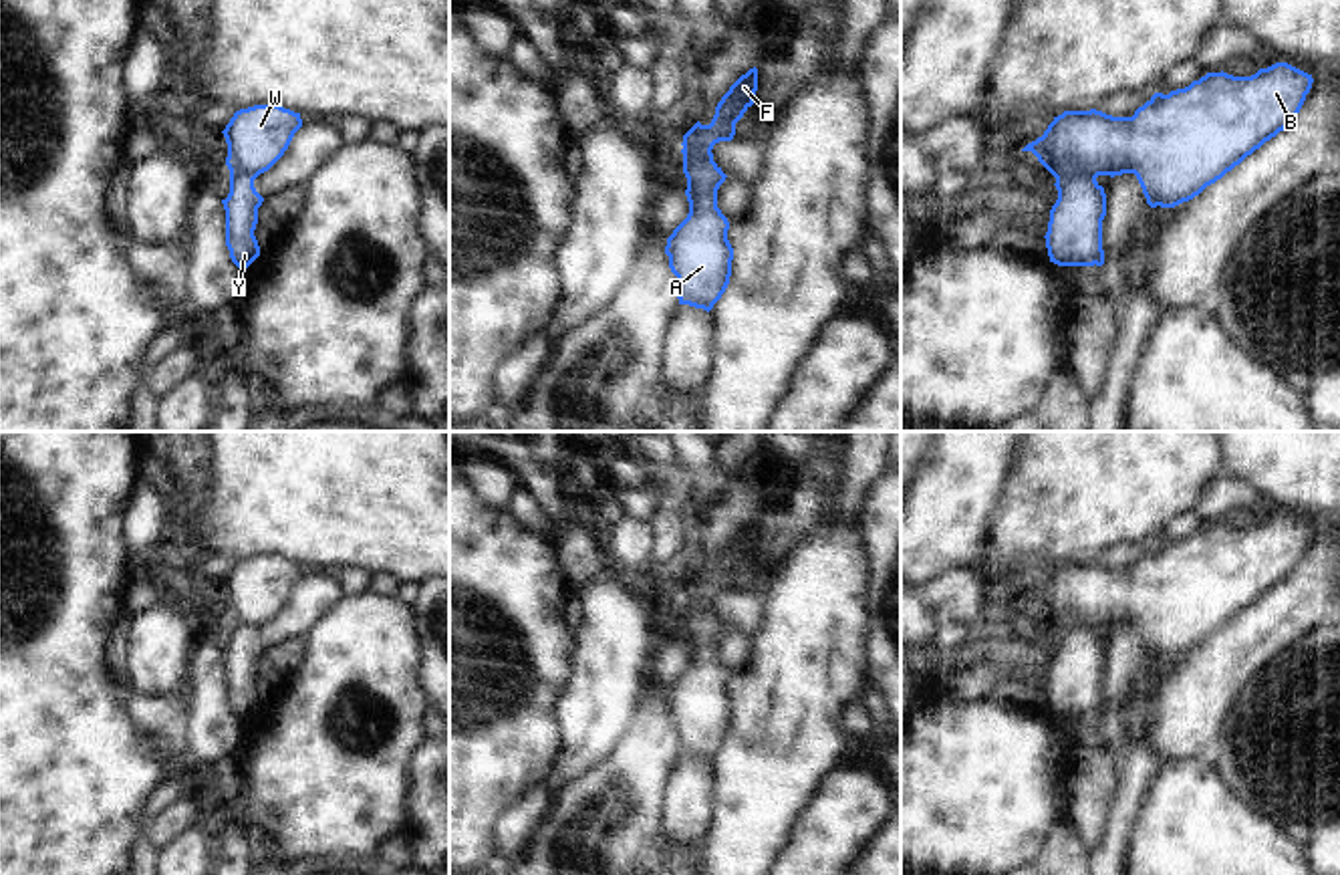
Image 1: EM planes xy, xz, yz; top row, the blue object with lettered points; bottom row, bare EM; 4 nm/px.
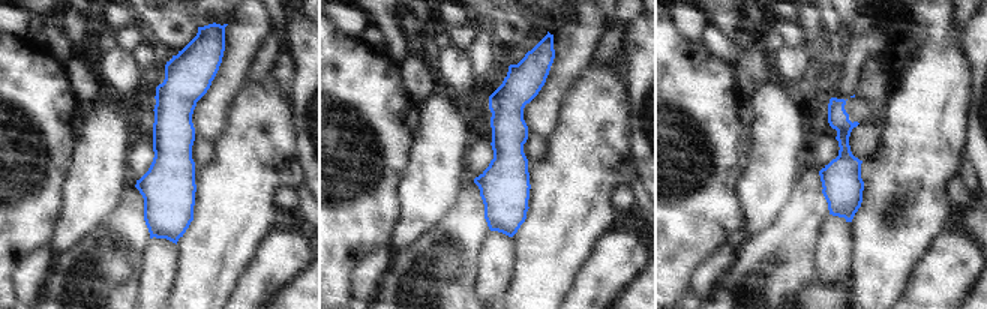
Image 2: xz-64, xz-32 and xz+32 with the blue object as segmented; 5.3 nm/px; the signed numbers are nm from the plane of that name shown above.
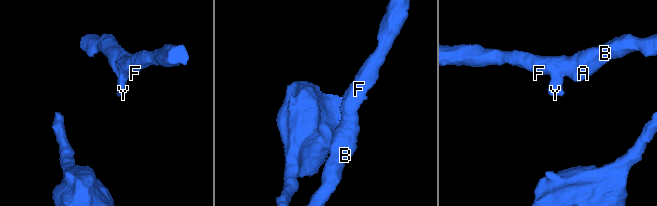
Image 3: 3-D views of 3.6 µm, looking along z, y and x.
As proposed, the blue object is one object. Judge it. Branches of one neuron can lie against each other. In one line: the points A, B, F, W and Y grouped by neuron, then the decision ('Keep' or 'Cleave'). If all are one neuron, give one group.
Groups: A B F W / Y. Cleave.

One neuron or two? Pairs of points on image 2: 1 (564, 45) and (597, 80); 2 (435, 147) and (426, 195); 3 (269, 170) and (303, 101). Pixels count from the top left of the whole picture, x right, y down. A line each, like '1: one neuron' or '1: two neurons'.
1: two neurons
2: one neuron
3: two neurons

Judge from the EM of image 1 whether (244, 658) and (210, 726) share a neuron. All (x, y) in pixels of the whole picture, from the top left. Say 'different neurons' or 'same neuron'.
different neurons

